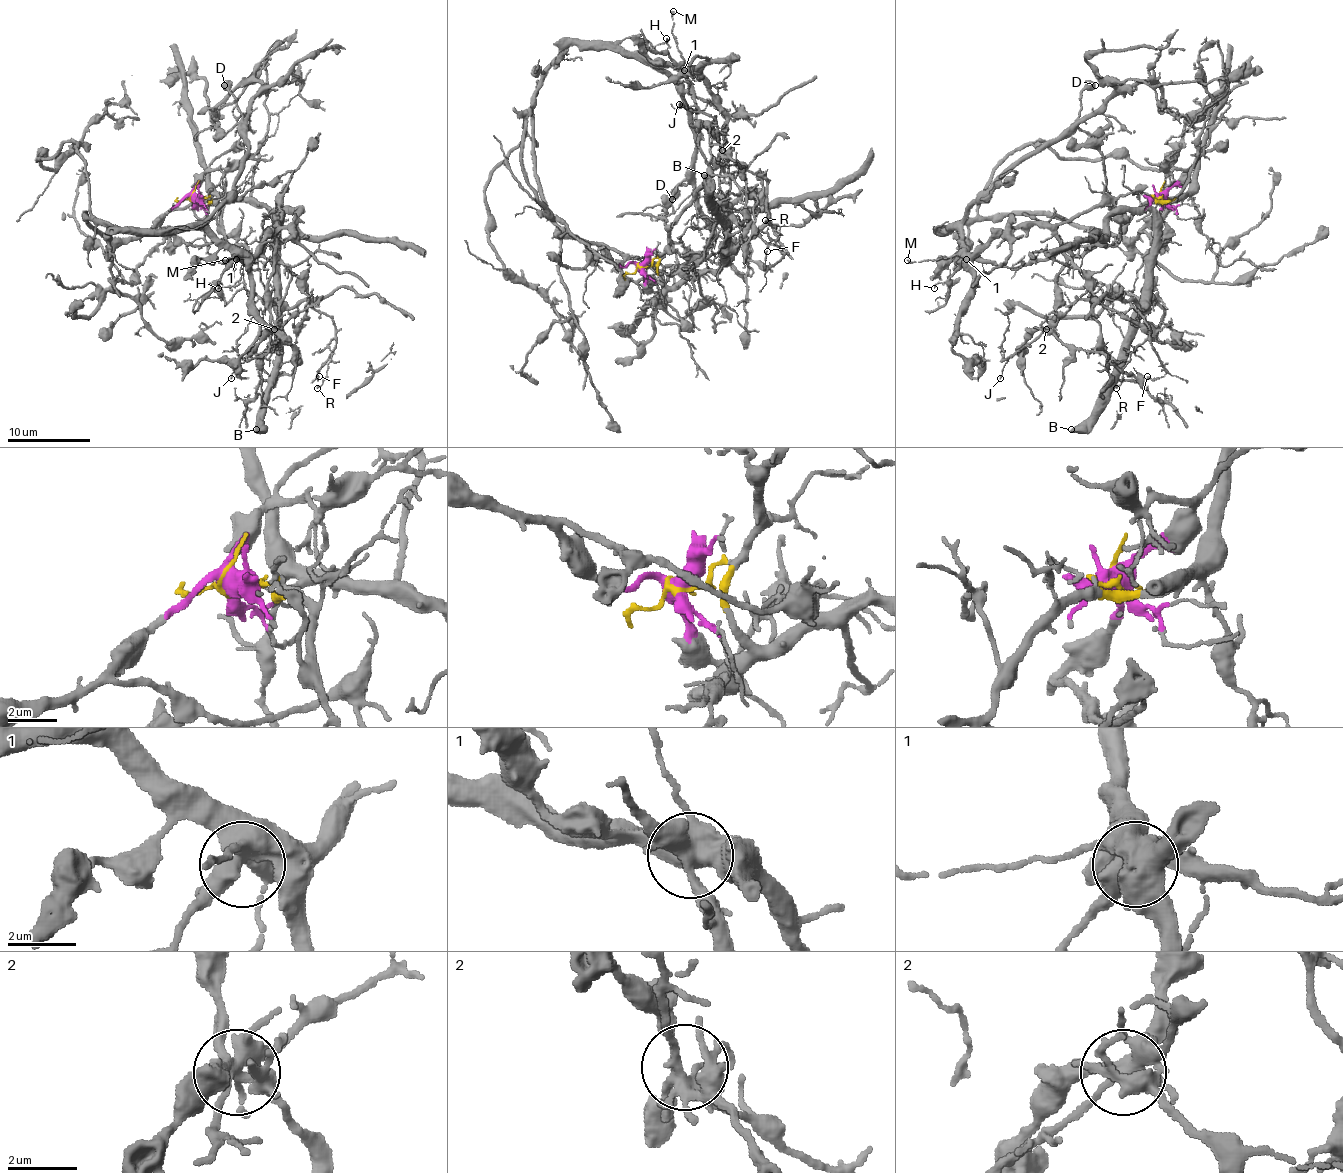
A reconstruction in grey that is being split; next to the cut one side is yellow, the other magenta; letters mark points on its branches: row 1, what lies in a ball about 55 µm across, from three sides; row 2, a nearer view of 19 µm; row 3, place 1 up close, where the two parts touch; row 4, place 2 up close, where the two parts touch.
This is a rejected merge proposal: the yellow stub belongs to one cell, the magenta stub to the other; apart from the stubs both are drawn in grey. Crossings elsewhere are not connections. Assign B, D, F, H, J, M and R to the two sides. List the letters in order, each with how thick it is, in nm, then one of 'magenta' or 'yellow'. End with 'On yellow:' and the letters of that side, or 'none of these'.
B: calibre 480 nm; yellow
D: calibre 650 nm; magenta
F: calibre 130 nm; yellow
H: calibre 120 nm; yellow
J: calibre 110 nm; yellow
M: calibre 170 nm; magenta
R: calibre 130 nm; yellow
On yellow: B, F, H, J, R

